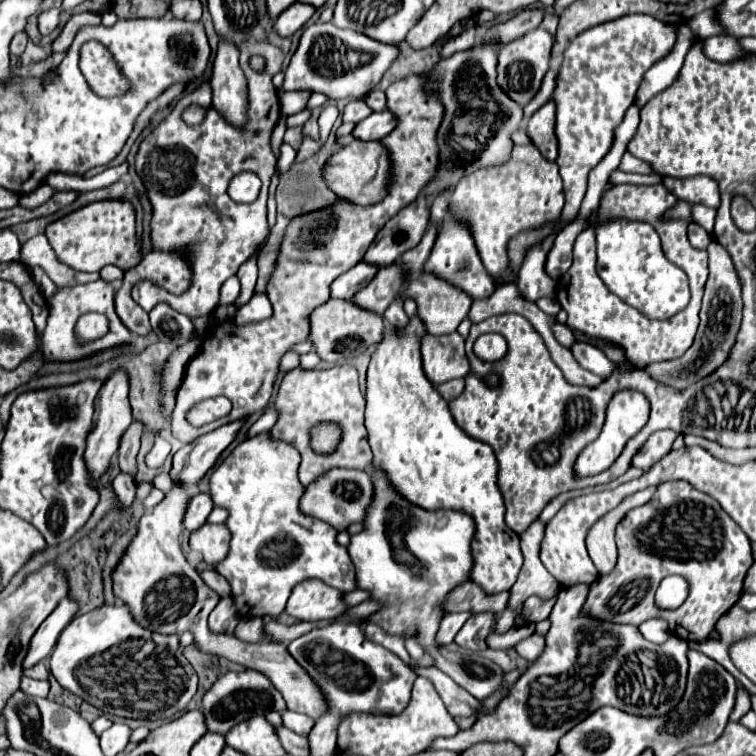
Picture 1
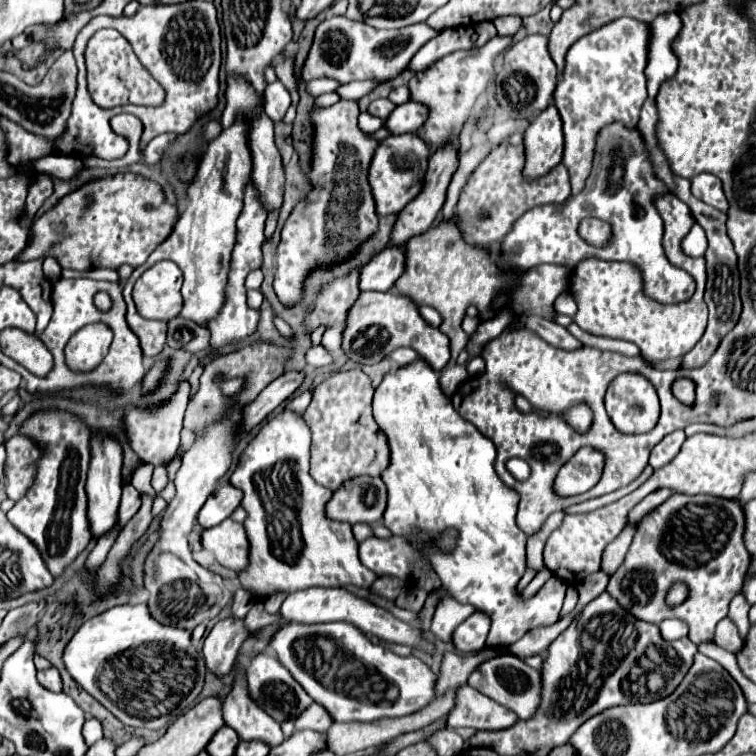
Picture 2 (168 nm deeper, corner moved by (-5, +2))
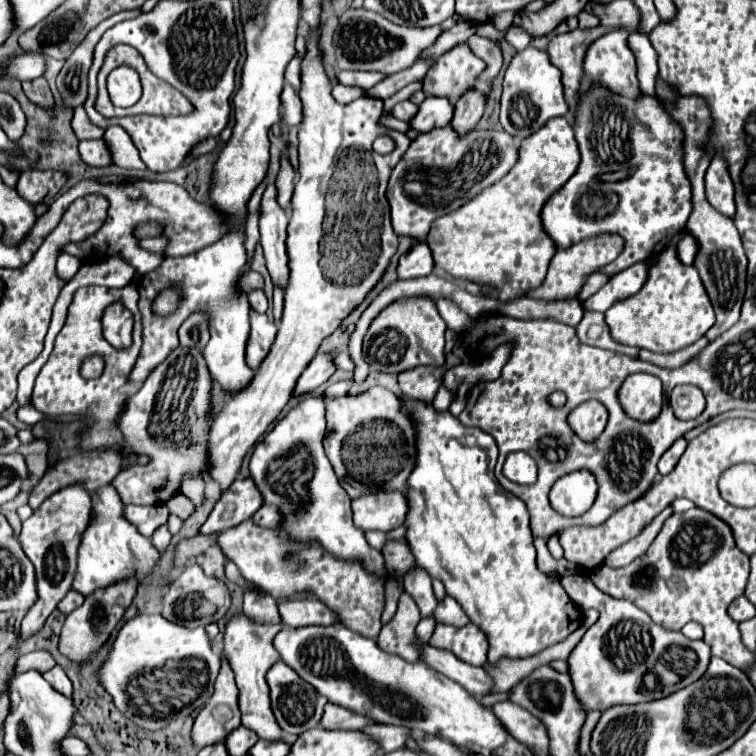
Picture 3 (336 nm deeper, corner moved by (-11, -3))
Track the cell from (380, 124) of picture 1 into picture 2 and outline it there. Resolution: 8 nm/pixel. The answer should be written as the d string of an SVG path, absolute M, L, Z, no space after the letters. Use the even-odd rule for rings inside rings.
M407 101L395 107L395 111L385 119L385 127L393 135L413 133L425 123L425 119L427 119L427 107L415 101Z

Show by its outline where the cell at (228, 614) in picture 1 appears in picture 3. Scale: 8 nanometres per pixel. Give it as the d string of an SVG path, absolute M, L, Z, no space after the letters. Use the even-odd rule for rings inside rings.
M223 660L221 672L215 682L215 694L209 704L199 712L193 724L193 742L197 748L225 740L235 728L241 726L241 712L237 702L239 690L235 686L233 670Z

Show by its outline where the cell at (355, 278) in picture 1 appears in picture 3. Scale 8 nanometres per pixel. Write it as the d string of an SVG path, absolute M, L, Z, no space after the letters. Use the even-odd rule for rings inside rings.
M415 242L413 248L399 258L399 266L397 266L397 274L401 280L427 276L431 274L431 270L433 270L433 258L425 242Z

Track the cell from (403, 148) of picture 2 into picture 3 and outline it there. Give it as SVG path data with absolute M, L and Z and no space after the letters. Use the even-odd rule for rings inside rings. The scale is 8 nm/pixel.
M449 124L443 128L435 128L431 132L419 134L401 158L401 162L395 166L391 180L389 180L389 204L391 204L391 220L393 230L397 236L409 236L415 240L425 240L431 228L431 222L443 214L455 212L465 202L473 200L483 188L495 184L501 180L517 162L517 150L513 146L513 136L507 132L495 132L495 130L471 130L467 136L459 136Z

